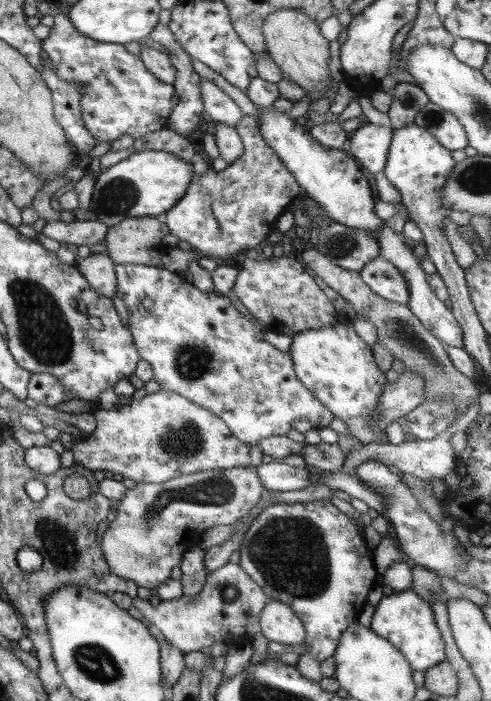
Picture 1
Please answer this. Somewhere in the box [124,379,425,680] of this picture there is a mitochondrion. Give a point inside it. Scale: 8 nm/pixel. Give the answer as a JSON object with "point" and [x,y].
{"point":[291,553]}

